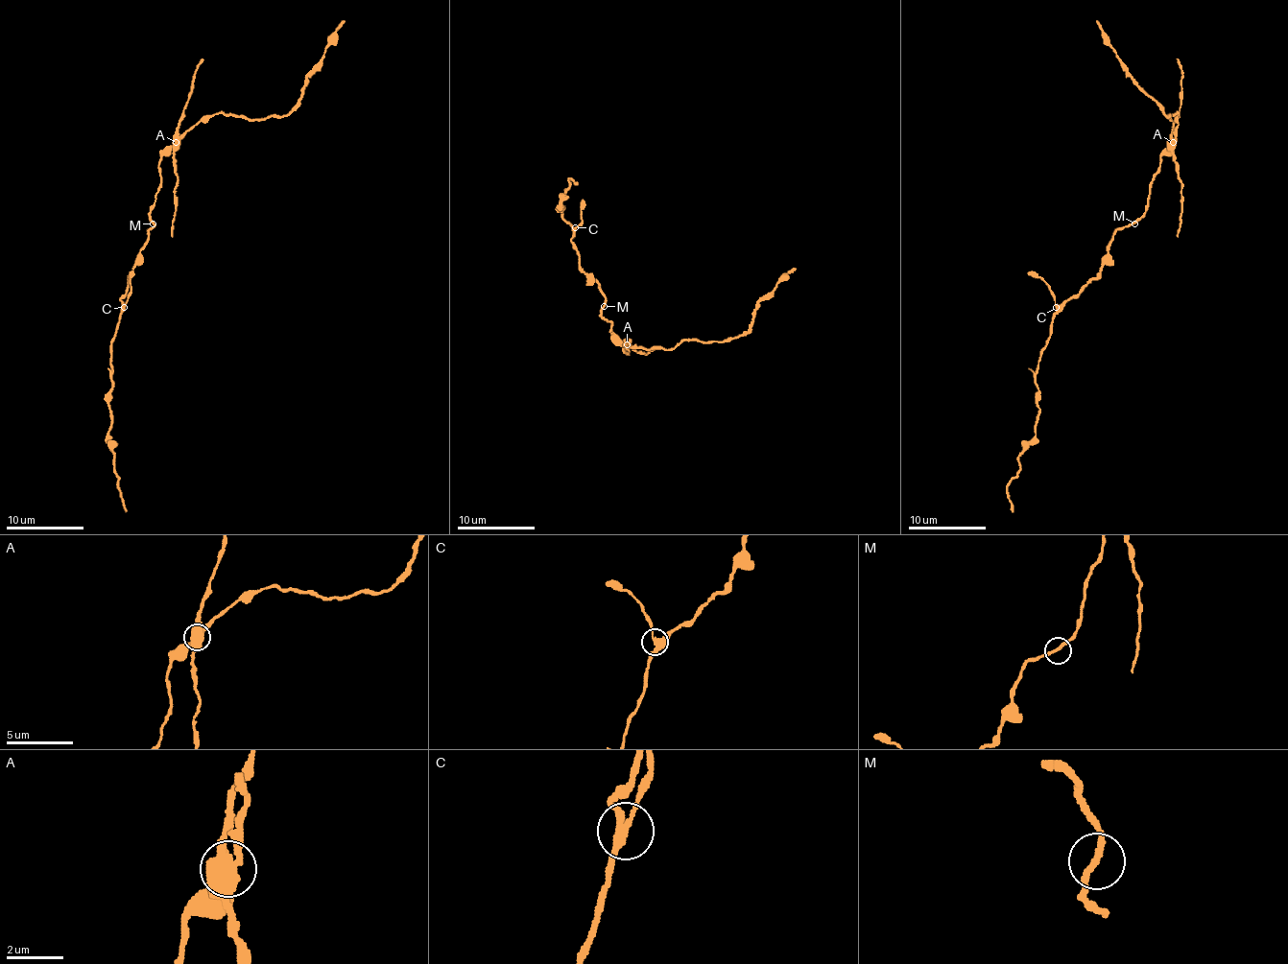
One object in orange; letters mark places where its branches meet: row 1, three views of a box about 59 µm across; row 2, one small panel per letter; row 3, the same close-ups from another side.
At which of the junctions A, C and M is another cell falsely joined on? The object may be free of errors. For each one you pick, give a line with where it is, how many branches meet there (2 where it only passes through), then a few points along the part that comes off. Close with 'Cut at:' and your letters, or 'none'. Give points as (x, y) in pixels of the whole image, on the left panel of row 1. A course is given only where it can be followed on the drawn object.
A: (176, 142) | 3 | (177, 142), (173, 237)
Cut at: A

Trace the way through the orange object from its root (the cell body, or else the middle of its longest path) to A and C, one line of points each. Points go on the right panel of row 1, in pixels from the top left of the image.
A: (1134, 222), (1146, 210), (1150, 184), (1157, 171), (1159, 157), (1173, 142)
C: (1134, 222), (1114, 233), (1099, 274), (1076, 295), (1056, 307)

